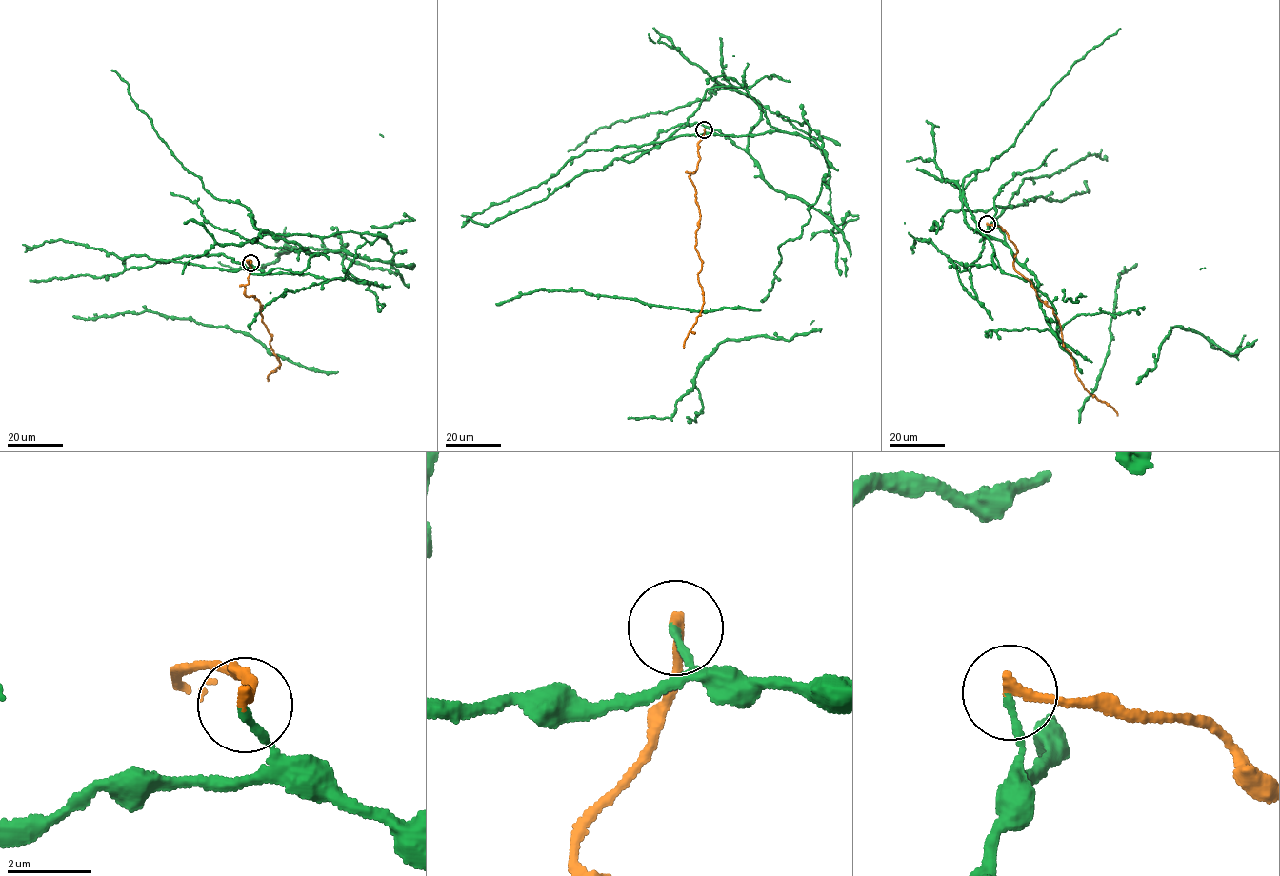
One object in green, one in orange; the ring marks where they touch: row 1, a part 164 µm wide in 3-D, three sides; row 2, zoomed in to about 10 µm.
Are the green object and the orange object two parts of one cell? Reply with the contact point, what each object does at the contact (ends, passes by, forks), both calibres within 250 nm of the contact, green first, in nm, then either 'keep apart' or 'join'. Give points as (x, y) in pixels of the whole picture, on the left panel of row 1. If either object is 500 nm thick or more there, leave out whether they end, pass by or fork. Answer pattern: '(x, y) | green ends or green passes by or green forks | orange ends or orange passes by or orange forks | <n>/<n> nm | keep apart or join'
(250, 263) | green ends | orange ends | 170/260 nm | keep apart

